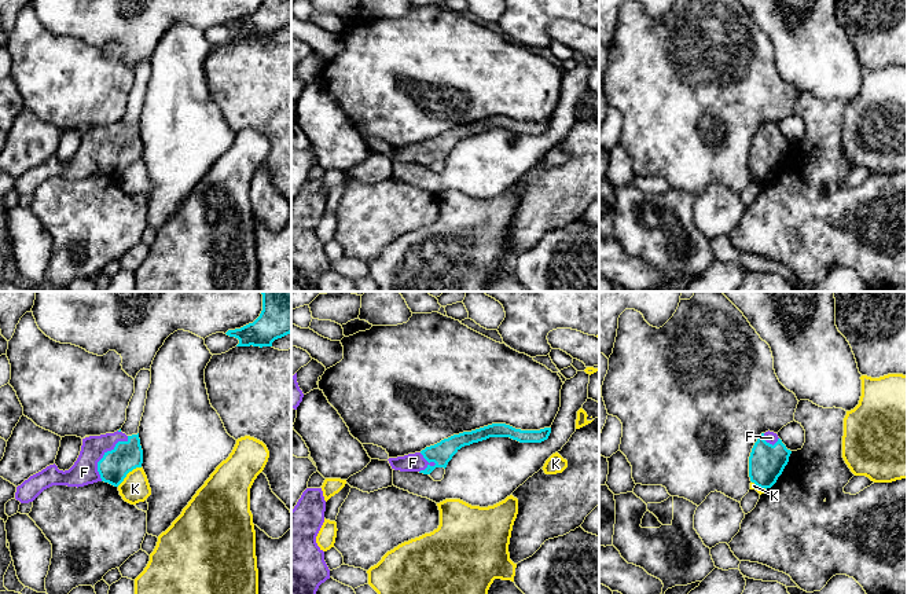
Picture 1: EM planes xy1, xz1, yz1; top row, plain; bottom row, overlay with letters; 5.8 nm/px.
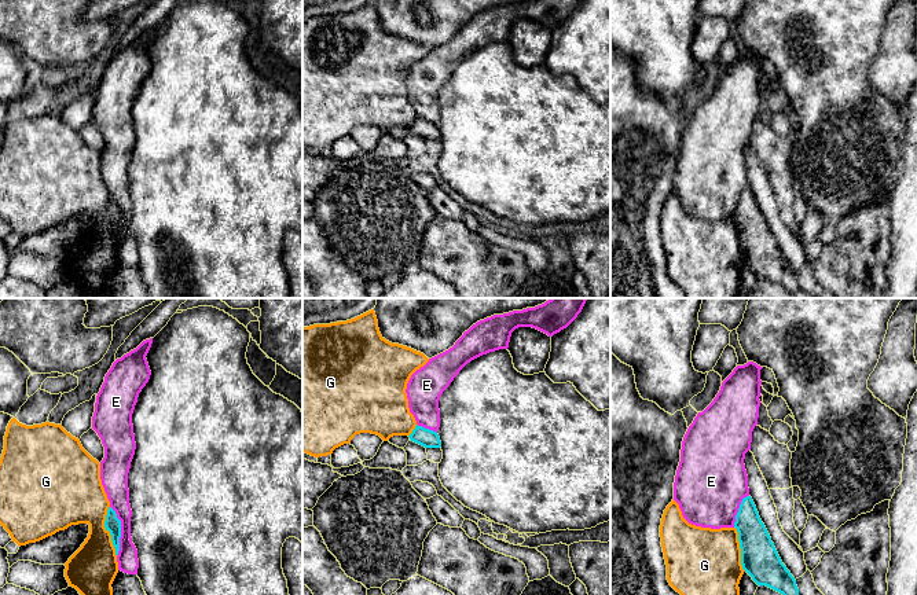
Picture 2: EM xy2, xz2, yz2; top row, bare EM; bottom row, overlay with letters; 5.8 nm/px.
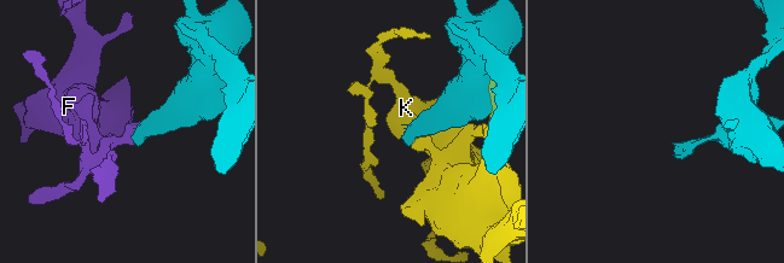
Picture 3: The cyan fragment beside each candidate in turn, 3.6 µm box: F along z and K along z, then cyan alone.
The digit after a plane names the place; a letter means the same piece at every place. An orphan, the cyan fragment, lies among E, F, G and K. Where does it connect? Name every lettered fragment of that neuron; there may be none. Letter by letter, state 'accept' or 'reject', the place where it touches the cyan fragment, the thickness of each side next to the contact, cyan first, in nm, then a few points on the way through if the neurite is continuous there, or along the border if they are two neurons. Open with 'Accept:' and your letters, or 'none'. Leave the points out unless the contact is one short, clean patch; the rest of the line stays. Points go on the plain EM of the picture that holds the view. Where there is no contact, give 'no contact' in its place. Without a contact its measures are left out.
Accept: F
E: reject | xy2 (120, 223) | 90/140 nm | along xy2 (110, 198), (120, 213), (120, 242), (117, 248)
F: accept | xy1 (103, 147) | 180/150 nm | across xy1 (113, 160), (103, 147), (84, 164)
G: reject | xy2 (107, 221) | 90/300 nm
K: reject | xy1 (128, 164) | 180/170 nm

